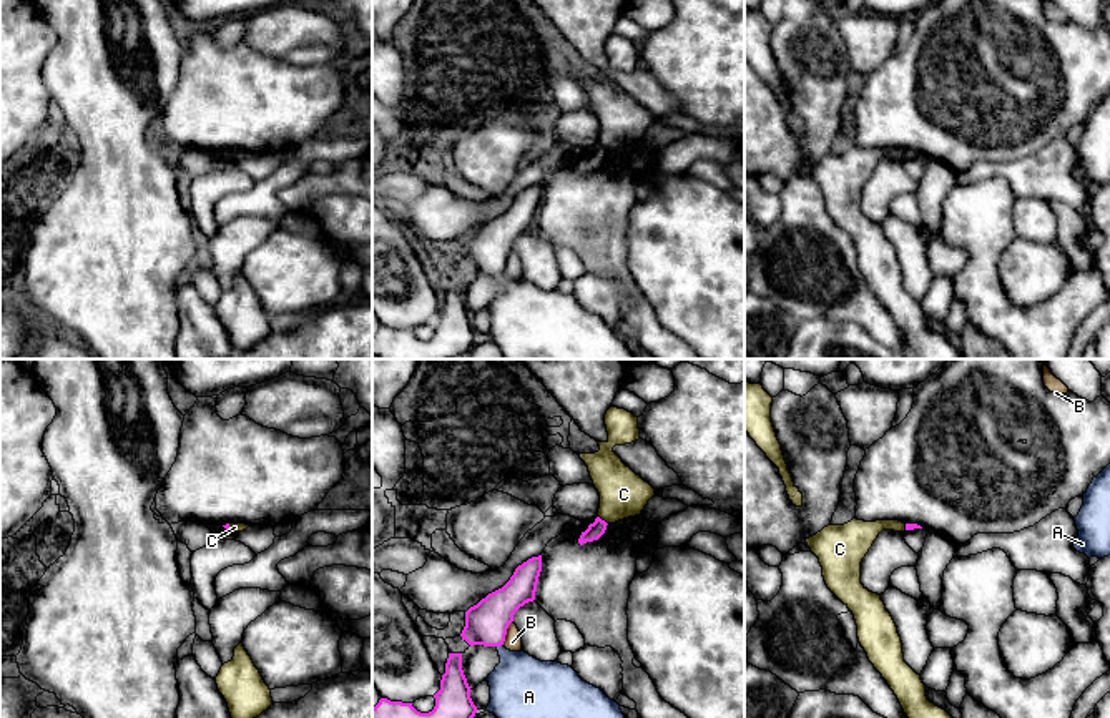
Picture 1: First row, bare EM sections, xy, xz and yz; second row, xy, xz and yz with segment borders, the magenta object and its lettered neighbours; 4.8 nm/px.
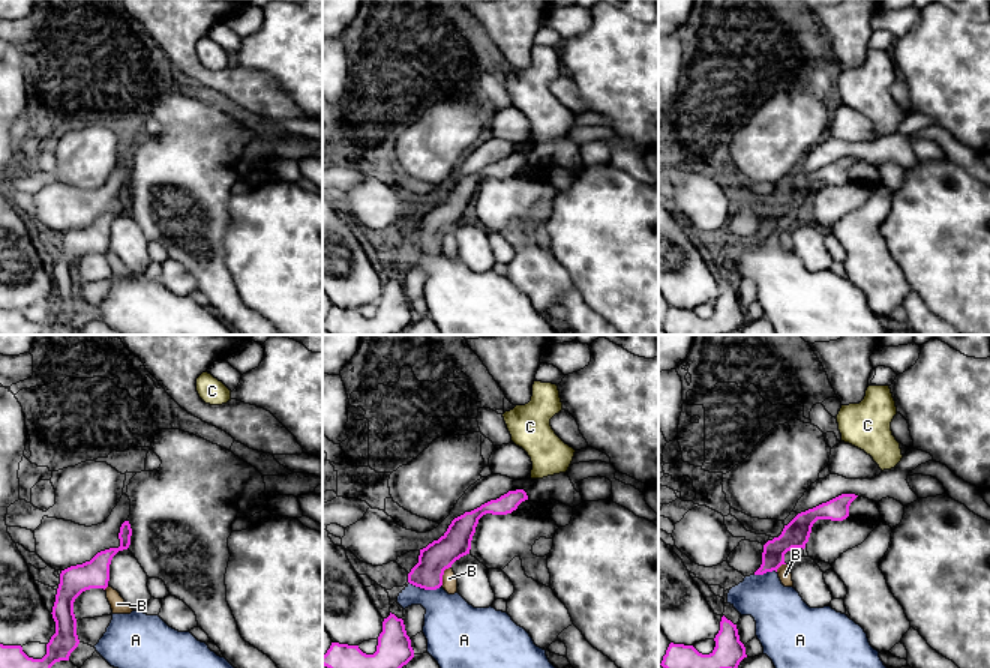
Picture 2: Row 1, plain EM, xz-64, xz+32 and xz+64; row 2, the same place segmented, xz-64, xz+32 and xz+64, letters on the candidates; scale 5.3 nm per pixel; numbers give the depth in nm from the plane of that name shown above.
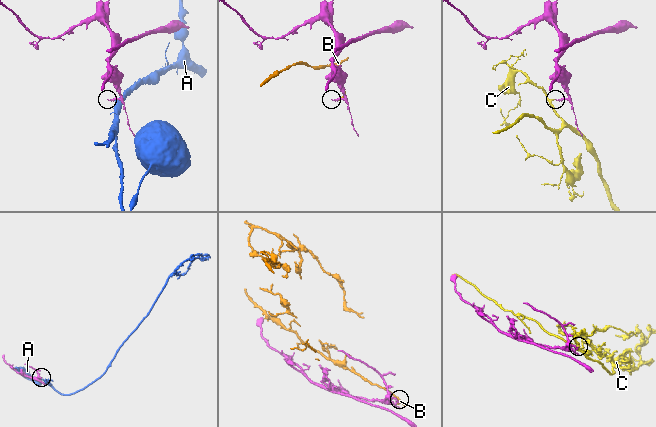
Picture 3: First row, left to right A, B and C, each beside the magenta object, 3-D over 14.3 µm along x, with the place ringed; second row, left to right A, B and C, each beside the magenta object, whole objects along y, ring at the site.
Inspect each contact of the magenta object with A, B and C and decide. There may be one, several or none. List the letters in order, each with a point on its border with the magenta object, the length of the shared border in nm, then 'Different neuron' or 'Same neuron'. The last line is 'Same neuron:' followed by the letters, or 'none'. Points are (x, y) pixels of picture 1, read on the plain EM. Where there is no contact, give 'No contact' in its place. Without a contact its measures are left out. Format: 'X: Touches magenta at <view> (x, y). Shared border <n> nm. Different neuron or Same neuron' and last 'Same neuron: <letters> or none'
A: Touches magenta at xz (499, 273). Shared border 40 nm. Different neuron
B: Touches magenta at xz (505, 260). Shared border 130 nm. Different neuron
C: Touches magenta at xz (604, 148). Shared border 60 nm. Different neuron
Same neuron: none

